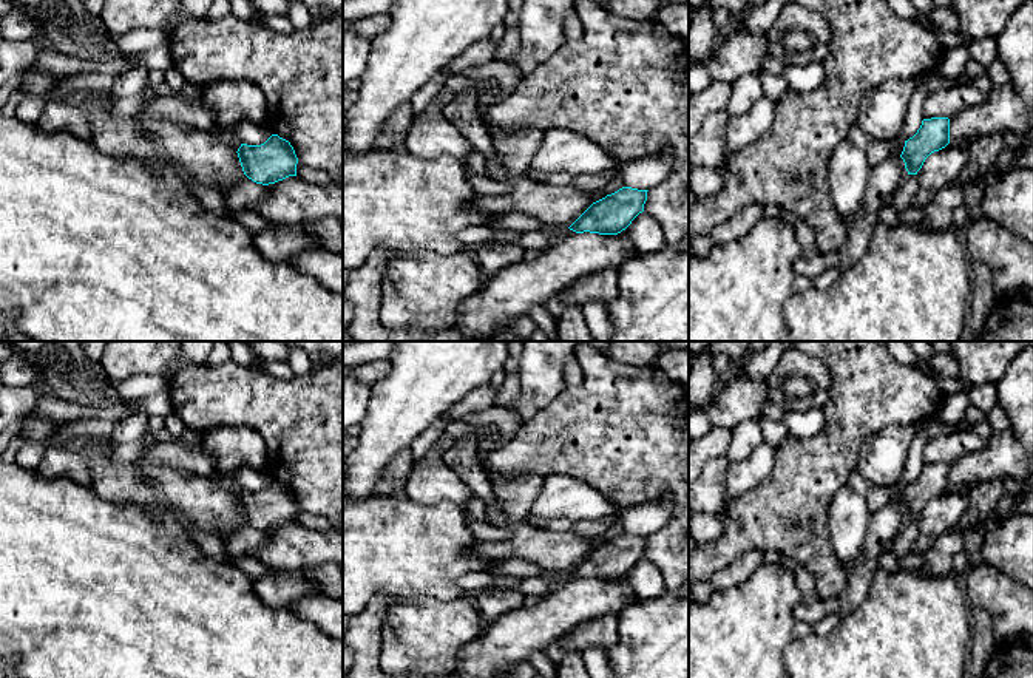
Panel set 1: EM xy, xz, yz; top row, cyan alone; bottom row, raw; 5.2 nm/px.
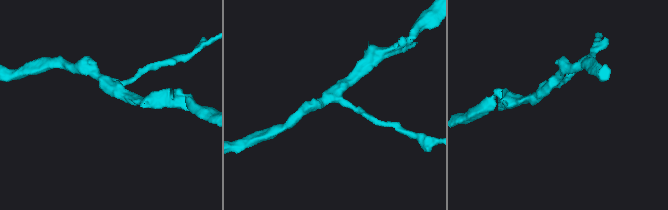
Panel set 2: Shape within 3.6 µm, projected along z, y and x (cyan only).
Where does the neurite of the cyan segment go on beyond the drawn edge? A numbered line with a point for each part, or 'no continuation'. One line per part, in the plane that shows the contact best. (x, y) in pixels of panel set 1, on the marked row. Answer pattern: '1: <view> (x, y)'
no continuation

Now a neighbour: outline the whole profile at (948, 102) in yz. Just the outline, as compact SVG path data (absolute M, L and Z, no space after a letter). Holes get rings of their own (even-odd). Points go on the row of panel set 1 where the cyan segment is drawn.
M960 82L947 90L928 93L923 103L923 117L948 117L959 114L965 108L987 100L987 93Z

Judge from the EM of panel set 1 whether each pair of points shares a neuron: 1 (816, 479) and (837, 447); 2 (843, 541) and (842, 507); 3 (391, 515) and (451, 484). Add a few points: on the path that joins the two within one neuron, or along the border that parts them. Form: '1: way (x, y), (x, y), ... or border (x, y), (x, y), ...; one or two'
1: way (816, 471), (831, 454); one
2: way (843, 533), (842, 515); one
3: border (406, 494), (425, 504), (453, 504); two

